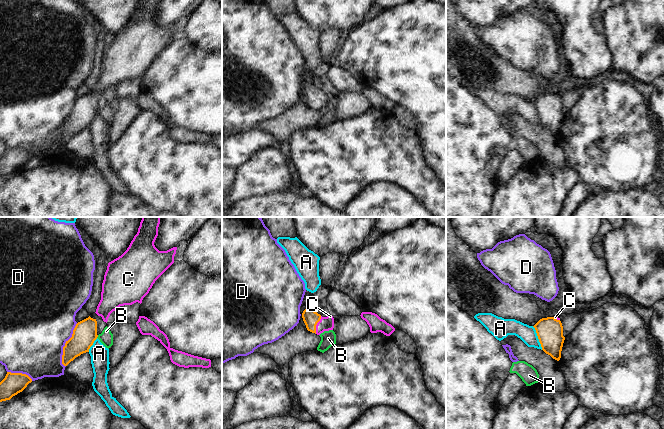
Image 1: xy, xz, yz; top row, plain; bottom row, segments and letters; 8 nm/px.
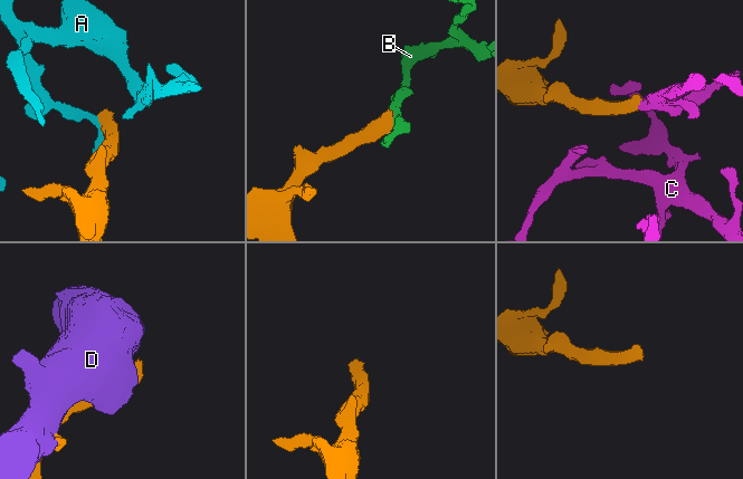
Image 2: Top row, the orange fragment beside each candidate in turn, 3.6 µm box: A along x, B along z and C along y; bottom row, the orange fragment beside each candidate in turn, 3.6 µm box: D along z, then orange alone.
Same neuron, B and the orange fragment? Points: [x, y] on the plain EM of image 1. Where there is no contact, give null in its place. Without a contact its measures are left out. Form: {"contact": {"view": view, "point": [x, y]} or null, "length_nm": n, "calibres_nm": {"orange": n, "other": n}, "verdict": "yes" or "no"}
{"contact": {"view": "xy", "point": [97, 112]}, "length_nm": 30, "calibres_nm": {"orange": 190, "other": 110}, "verdict": "no"}

